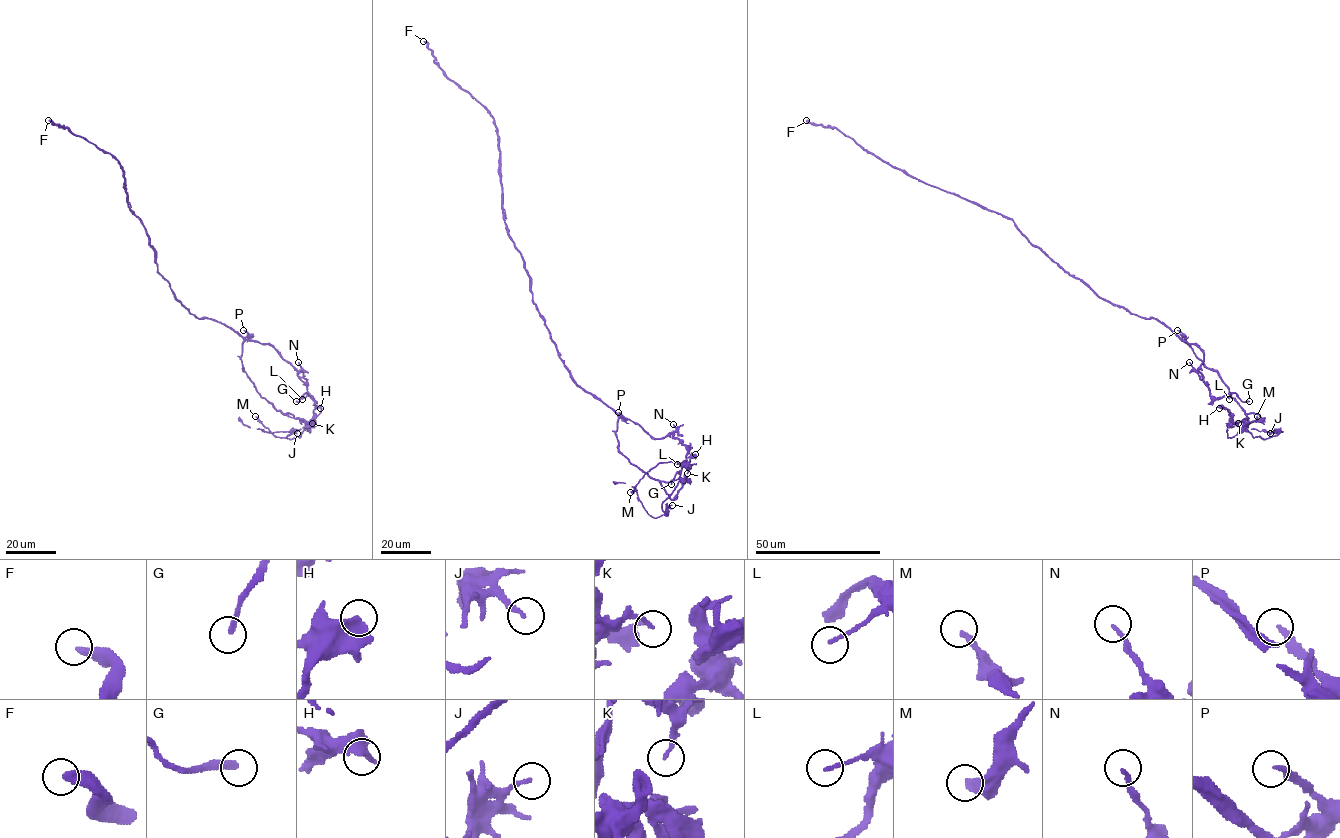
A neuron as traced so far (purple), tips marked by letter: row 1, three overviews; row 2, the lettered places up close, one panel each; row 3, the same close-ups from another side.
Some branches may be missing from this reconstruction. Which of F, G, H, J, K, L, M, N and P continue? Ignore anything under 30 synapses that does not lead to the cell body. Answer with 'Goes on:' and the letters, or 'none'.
Goes on: none

